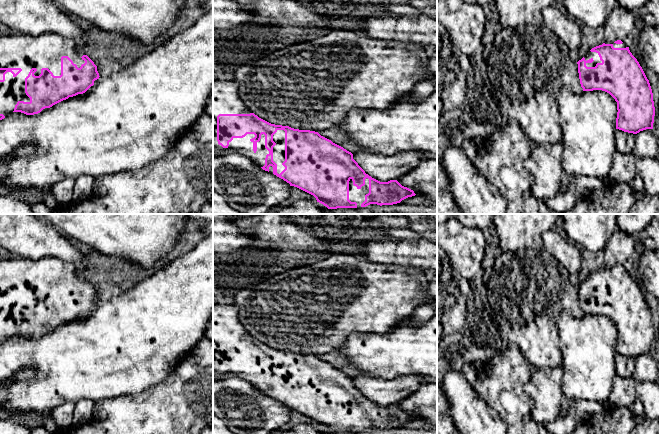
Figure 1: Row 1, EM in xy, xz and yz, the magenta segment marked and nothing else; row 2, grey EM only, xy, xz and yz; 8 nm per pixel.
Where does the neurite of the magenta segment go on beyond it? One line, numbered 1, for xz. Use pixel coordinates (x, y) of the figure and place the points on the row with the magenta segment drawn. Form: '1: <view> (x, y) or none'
1: xz (226, 100)

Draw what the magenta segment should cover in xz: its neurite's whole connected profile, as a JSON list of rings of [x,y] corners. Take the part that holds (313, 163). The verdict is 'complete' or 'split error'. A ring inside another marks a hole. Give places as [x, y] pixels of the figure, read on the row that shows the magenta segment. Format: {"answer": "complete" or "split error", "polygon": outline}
{"answer": "split error", "polygon": [[[213,80],[213,158],[233,153],[249,158],[263,170],[273,173],[290,186],[313,195],[317,202],[328,209],[360,208],[370,204],[393,205],[416,195],[413,190],[402,186],[397,180],[380,182],[372,178],[353,159],[351,152],[321,136],[318,132],[275,125],[259,118],[240,98],[238,83],[235,80]]]}

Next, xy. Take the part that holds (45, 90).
{"answer": "split error", "polygon": [[[21,32],[0,35],[0,120],[13,112],[26,115],[85,93],[99,79],[97,66],[75,41],[55,33],[36,37]]]}

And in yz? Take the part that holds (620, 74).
{"answer": "split error", "polygon": [[[621,40],[592,48],[577,64],[583,91],[602,90],[617,102],[616,129],[633,134],[653,129],[655,107],[649,80],[629,47]]]}

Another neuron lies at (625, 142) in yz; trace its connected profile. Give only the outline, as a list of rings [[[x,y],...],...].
[[[616,129],[615,143],[618,152],[632,153],[635,146],[635,134]]]

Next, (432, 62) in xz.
[[[437,50],[431,55],[427,63],[428,71],[433,75],[437,76]]]

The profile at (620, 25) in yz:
[[[616,5],[604,24],[604,43],[613,44],[621,40],[630,47],[635,34],[635,11]]]

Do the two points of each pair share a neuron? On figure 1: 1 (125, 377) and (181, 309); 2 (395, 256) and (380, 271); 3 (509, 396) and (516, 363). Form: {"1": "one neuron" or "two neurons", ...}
{"1": "one neuron", "2": "two neurons", "3": "one neuron"}

